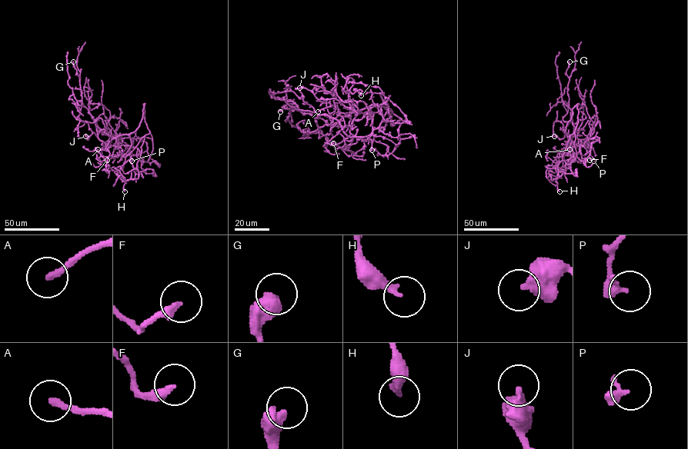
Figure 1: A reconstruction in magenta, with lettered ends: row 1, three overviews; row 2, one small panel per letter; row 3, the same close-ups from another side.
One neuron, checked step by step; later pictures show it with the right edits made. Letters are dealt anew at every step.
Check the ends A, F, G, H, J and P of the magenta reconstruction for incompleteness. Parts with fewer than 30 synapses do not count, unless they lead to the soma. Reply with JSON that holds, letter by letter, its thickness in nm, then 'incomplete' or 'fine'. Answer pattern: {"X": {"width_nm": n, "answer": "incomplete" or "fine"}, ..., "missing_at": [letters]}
{"A": {"width_nm": 240, "answer": "incomplete"}, "F": {"width_nm": 280, "answer": "fine"}, "G": {"width_nm": 400, "answer": "fine"}, "H": {"width_nm": 240, "answer": "fine"}, "J": {"width_nm": 480, "answer": "fine"}, "P": {"width_nm": 320, "answer": "fine"}, "missing_at": ["A"]}

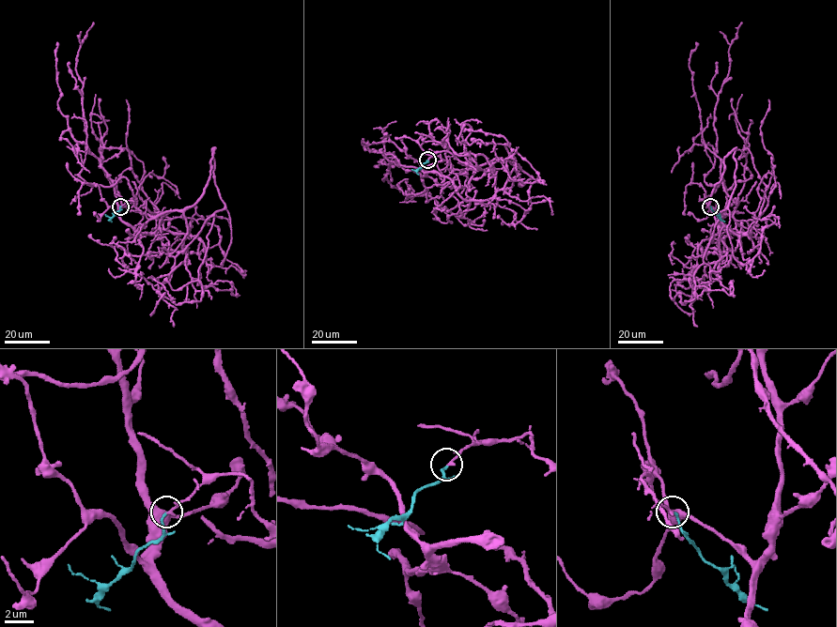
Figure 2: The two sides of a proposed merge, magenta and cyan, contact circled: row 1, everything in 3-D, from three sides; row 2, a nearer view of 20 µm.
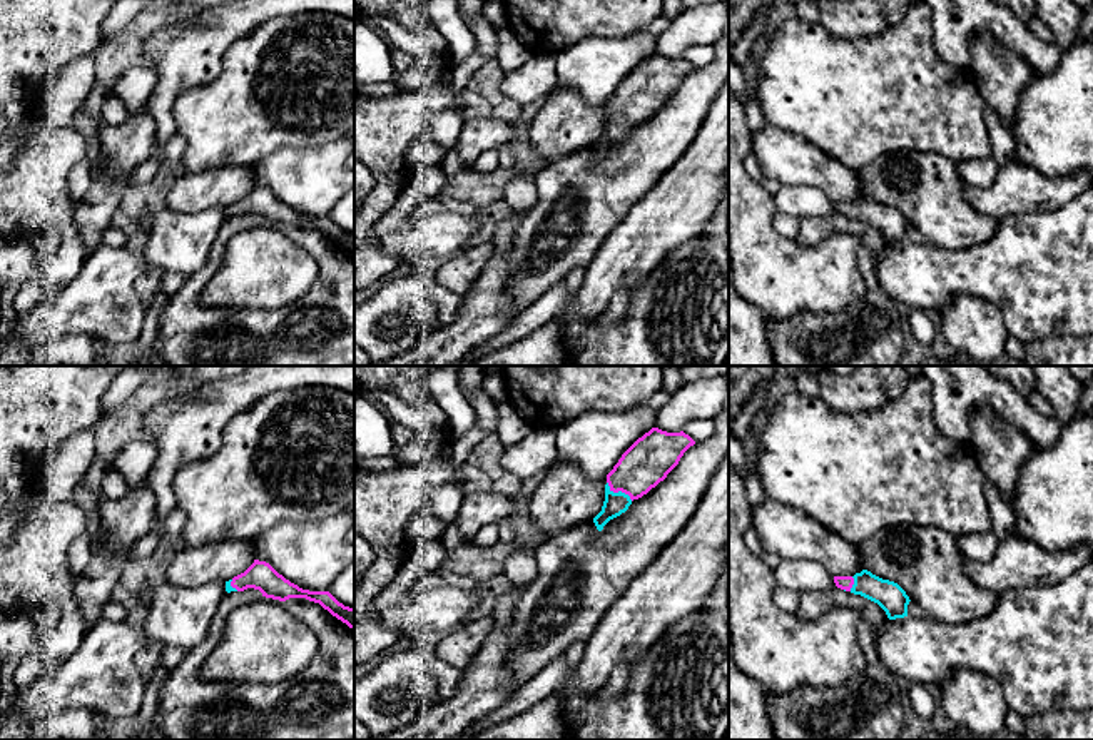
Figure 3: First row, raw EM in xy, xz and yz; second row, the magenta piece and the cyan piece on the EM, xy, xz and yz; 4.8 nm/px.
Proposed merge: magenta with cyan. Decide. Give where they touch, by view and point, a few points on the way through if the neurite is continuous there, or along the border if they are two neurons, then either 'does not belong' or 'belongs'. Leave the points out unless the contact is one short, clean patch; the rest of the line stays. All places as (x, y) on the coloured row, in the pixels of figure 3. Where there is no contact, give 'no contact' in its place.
xz (619, 490) | across xz (650, 458), (619, 490), (615, 503) | belongs

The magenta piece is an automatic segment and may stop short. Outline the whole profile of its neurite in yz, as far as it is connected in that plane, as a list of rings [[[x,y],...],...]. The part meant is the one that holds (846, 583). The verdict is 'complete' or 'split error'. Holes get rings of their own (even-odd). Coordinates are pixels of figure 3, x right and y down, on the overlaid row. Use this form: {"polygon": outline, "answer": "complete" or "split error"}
{"polygon": [[[867,570],[856,573],[854,576],[834,576],[837,588],[861,595],[877,603],[889,620],[907,616],[909,596],[894,581],[882,580]]], "answer": "split error"}

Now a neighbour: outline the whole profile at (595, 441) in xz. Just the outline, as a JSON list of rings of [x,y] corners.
[[[658,411],[583,413],[557,428],[557,463],[575,463],[588,479],[605,478],[622,454],[655,428]]]

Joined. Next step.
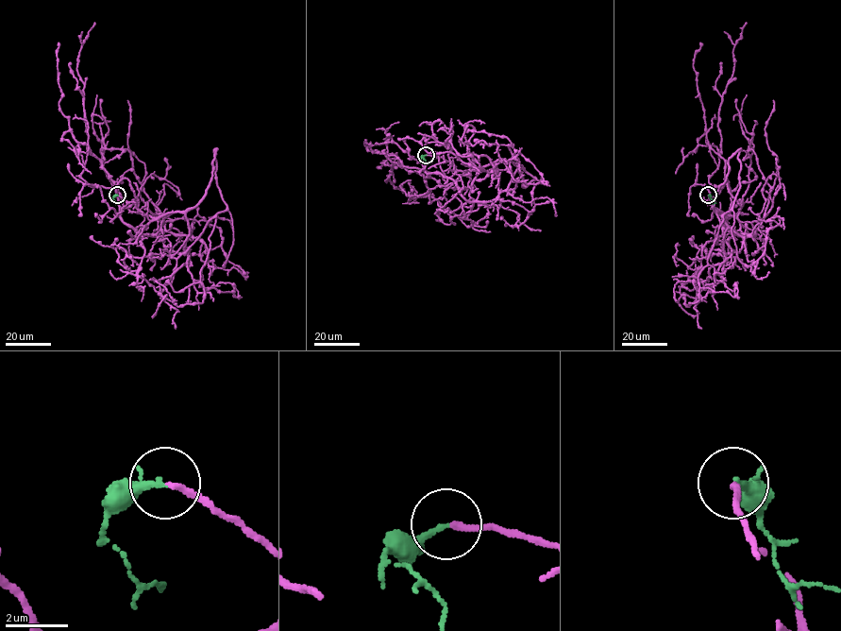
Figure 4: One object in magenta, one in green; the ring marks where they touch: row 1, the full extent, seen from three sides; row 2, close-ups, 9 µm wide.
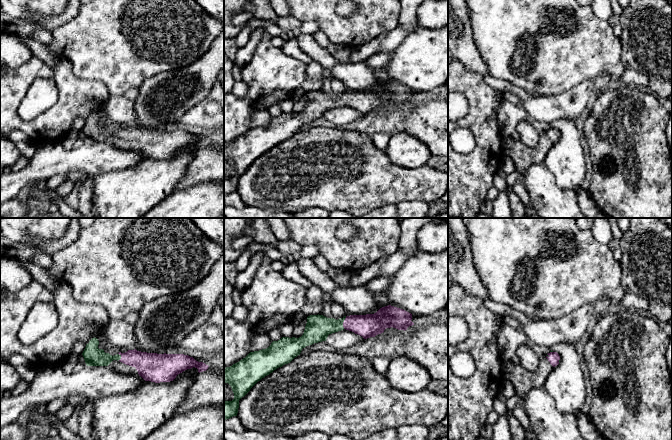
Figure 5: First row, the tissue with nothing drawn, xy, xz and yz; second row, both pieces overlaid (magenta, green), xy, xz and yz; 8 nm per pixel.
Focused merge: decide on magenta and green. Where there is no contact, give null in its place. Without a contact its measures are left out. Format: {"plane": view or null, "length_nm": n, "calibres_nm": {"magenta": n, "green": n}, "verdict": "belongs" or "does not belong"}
{"plane": "xz", "length_nm": 110, "calibres_nm": {"magenta": 190, "green": 200}, "verdict": "belongs"}

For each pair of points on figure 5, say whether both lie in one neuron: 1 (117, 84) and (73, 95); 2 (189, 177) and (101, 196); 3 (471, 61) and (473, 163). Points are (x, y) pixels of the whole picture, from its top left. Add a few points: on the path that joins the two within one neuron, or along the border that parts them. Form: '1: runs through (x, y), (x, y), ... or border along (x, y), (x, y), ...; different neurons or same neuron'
1: border along (85, 79), (101, 81), (111, 95); different neurons
2: border along (192, 158), (174, 190); different neurons
3: border along (458, 59), (467, 69), (484, 77); different neurons

